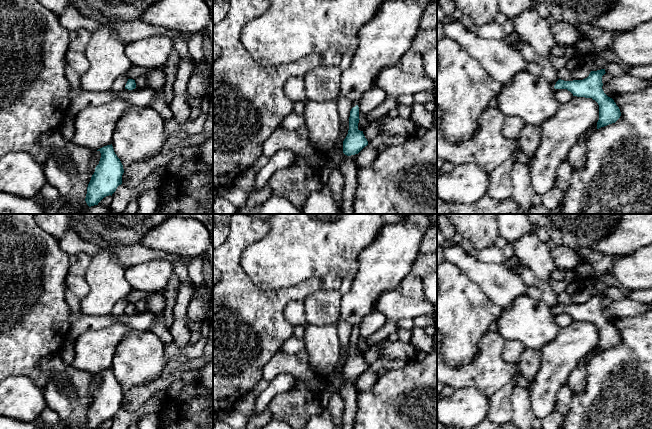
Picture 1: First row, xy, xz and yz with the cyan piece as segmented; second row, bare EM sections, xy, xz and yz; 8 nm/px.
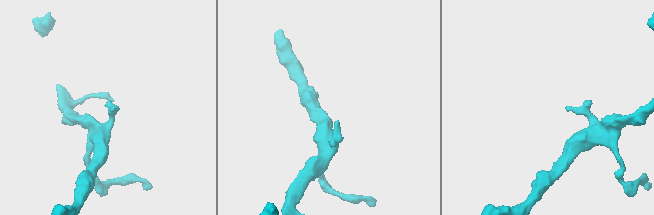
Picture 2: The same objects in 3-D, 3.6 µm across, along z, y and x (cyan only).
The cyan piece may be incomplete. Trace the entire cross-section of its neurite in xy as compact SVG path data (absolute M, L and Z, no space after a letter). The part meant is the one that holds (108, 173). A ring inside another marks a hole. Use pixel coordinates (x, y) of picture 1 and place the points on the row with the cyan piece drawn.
M112 144L97 151L101 153L101 158L88 184L85 198L89 207L98 205L106 196L112 196L117 187L122 184L124 173L123 165L115 154Z

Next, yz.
M601 69L591 71L589 76L583 80L564 81L559 79L554 86L555 89L567 89L573 96L595 100L599 105L597 129L615 123L621 116L619 107L602 89L602 76L605 73L605 69Z

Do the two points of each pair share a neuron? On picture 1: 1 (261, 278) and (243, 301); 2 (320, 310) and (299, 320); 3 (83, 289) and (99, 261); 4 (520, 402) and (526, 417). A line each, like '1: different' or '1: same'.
1: different
2: different
3: different
4: same

